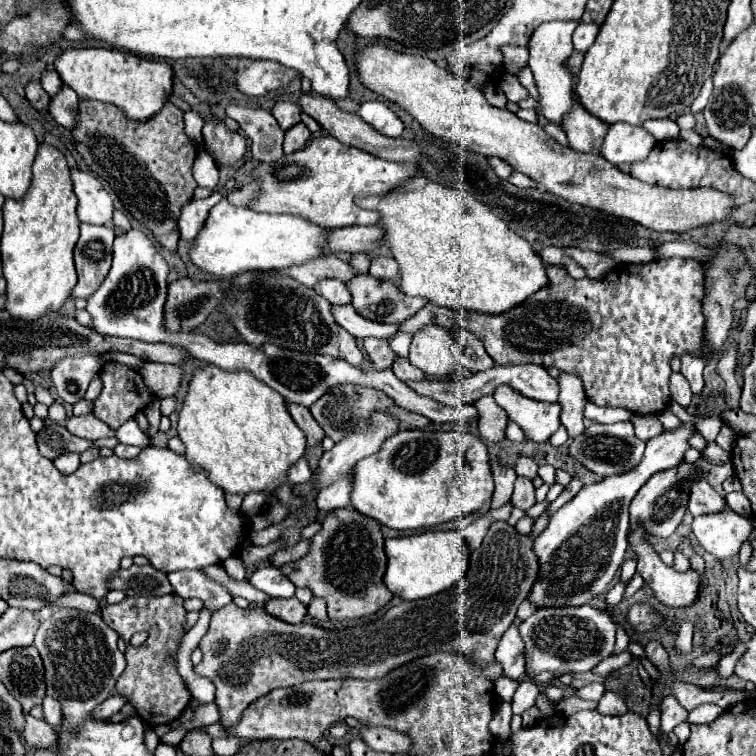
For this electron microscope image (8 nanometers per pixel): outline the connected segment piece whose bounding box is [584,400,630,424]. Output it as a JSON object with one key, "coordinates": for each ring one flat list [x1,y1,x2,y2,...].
{"coordinates":[[586,400,584,406,584,414,586,418,594,420,594,422,620,422,620,420,628,420,630,412,628,410,620,410,620,408,600,408,596,404,592,404,590,400]]}

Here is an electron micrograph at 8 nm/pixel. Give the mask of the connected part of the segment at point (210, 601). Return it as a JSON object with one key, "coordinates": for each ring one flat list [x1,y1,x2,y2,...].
{"coordinates":[[202,570,170,572,168,580,170,580,170,584,178,596,200,598,204,602,204,608,210,612,216,612,218,608,232,602,228,588,224,588,220,582,208,578]]}

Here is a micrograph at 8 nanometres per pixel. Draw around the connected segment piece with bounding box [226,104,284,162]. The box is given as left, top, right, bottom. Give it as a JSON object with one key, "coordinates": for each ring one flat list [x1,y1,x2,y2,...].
{"coordinates":[[230,104,226,106,226,114,234,118,246,136,252,140,250,154,258,162,276,162,284,156,282,142,284,130,280,130,278,122,270,116,270,112,262,108,244,108]]}

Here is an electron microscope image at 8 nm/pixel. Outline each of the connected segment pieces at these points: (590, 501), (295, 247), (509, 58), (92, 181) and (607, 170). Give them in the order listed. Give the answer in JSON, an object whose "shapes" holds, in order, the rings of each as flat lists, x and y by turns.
{"shapes":[[[684,422,676,430,664,430,660,436,646,442,642,462,620,476,608,476,602,482,584,486,568,504,564,504,552,518,546,530,534,540,534,554,538,558,538,578,528,594,528,600,538,608,582,606,604,594,614,580,628,548,630,516,628,506,640,486,660,470,678,466,690,450,690,438,696,434,696,424]],[[224,198,210,210,208,220,192,242,188,256,198,270,220,278,232,278,240,272,254,270,280,270,322,256,326,232,328,230,310,224,304,218,290,214,260,214,248,208,232,206]],[[522,46,504,48,504,67,506,72,515,74,528,64,528,50]],[[71,169,74,194,78,198,78,220,86,224,108,224,112,220,112,198,90,172]],[[368,44,356,54,354,64,360,82,368,90,396,102,436,138,456,142,484,156,498,156,514,170,530,176,536,184,568,202,638,222,656,232,686,232,704,224,728,222,738,210,736,200,716,188,668,190,648,186,620,172,600,154,584,154,562,146,538,124,524,122,510,110,490,106,484,94,470,86,468,80,436,66,430,58,400,54,384,44]]]}

